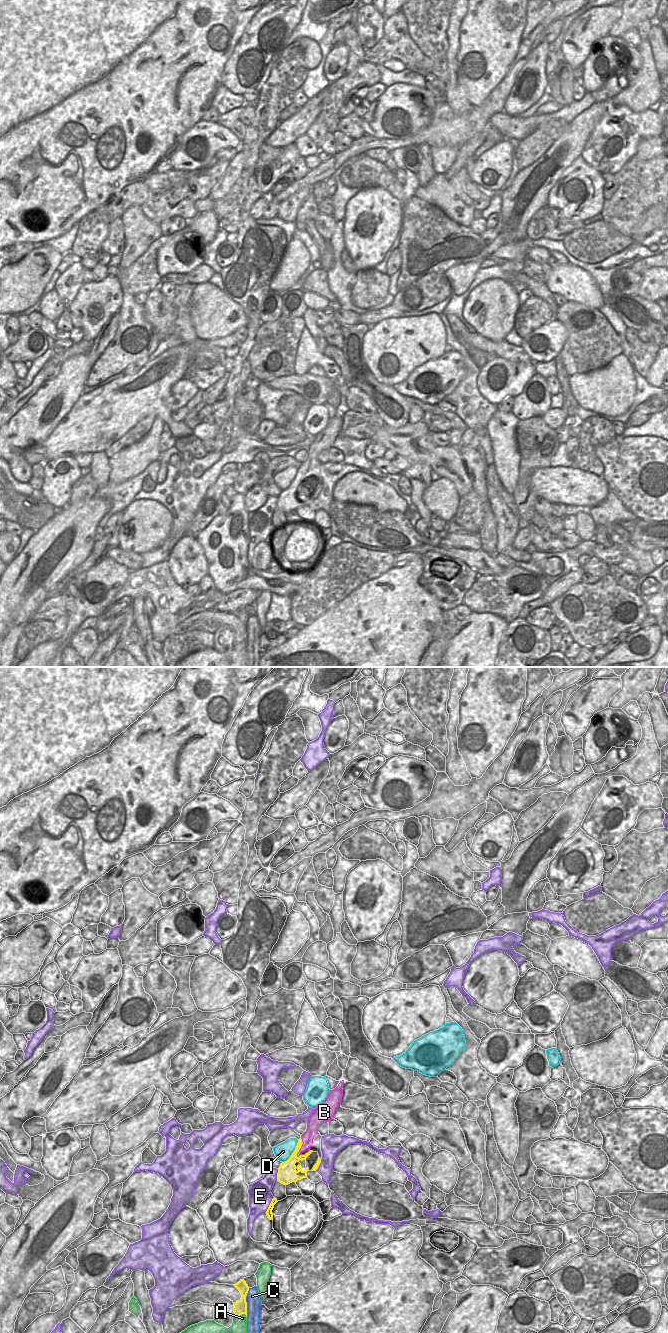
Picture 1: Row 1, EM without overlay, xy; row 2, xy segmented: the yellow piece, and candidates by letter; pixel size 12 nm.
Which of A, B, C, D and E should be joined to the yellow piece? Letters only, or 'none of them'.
B

